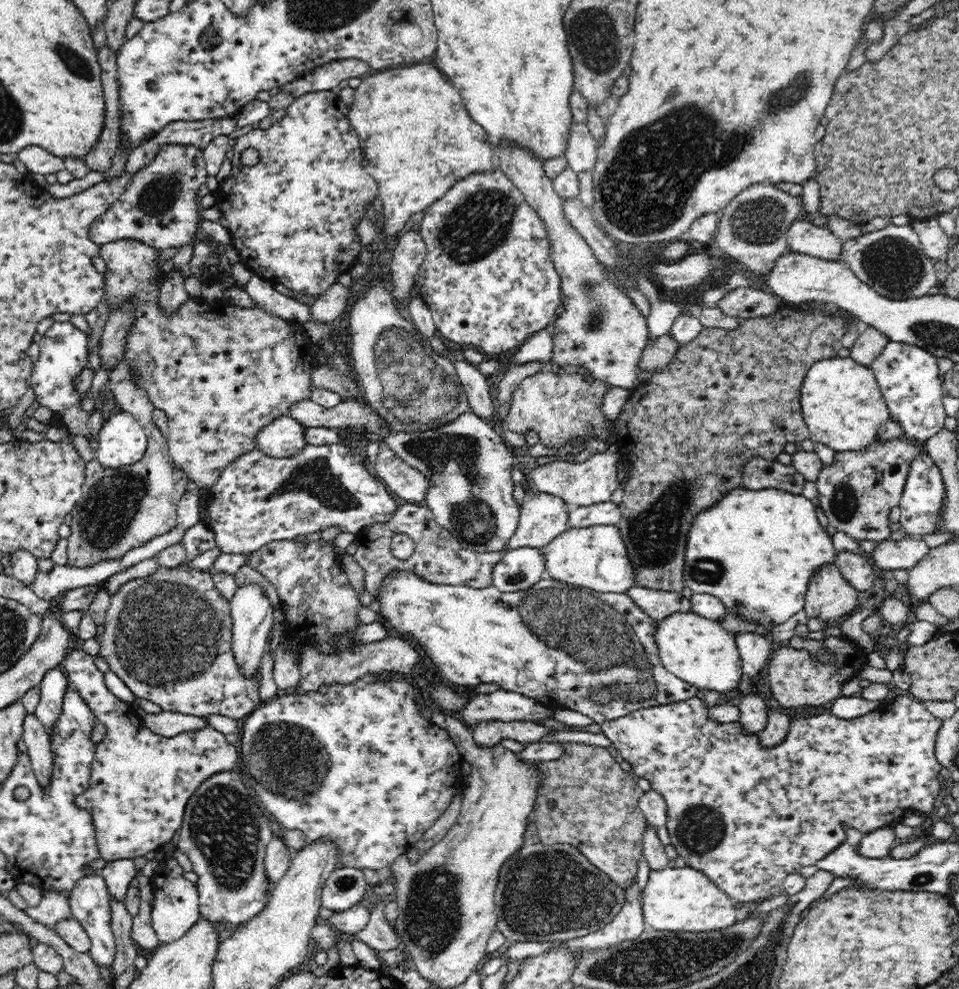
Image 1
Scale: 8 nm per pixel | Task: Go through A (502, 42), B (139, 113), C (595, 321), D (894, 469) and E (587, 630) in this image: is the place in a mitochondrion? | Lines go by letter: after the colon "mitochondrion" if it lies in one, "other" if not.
A: other
B: other
C: mitochondrion
D: other
E: mitochondrion

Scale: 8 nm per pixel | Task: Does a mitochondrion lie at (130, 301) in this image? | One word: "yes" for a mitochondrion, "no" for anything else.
no

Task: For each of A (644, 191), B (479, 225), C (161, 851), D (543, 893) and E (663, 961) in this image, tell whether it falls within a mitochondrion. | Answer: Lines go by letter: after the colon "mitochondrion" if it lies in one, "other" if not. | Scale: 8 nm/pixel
A: mitochondrion
B: mitochondrion
C: other
D: mitochondrion
E: mitochondrion

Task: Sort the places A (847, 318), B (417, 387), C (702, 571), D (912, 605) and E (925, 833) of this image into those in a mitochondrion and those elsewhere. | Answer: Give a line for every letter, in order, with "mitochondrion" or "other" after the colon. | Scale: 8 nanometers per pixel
A: other
B: mitochondrion
C: mitochondrion
D: other
E: other

